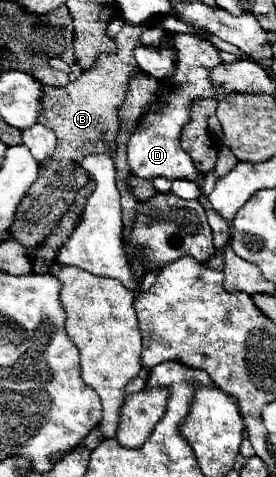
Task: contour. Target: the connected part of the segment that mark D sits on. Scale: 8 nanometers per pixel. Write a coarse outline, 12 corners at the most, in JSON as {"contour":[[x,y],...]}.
{"contour":[[175,34],[175,74],[159,82],[127,142],[133,176],[203,174],[179,138],[193,102],[215,98],[221,52],[201,34]]}

